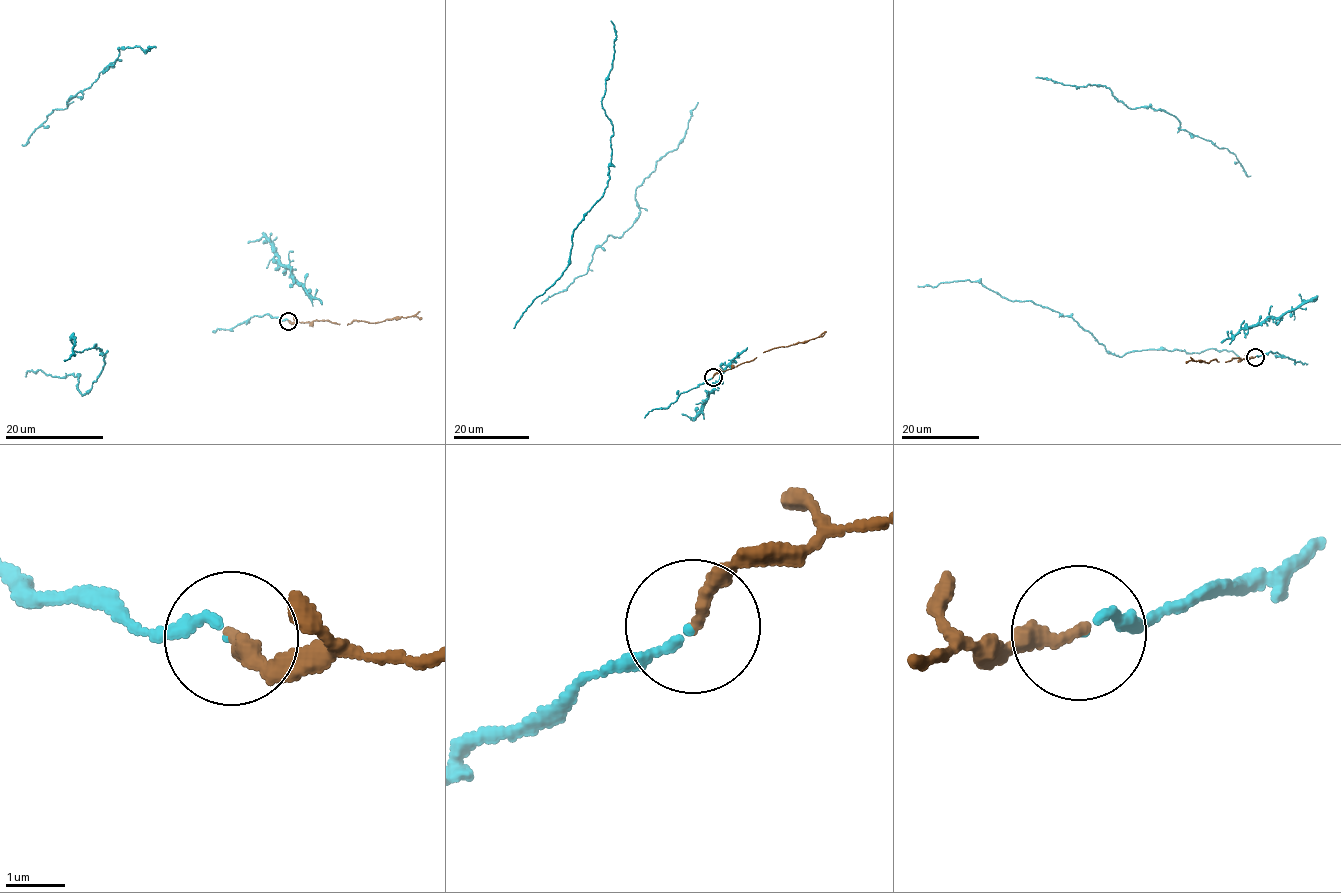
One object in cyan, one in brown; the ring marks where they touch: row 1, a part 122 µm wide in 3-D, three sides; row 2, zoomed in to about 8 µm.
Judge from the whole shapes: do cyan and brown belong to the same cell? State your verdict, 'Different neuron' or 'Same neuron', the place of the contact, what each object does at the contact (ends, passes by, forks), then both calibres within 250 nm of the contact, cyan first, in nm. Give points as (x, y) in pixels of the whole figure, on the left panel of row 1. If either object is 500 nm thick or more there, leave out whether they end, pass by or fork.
Same neuron. Place: (288, 321). At the ring cyan ends. At the ring brown ends. Thickness 110 nm (cyan) against 240 nm

